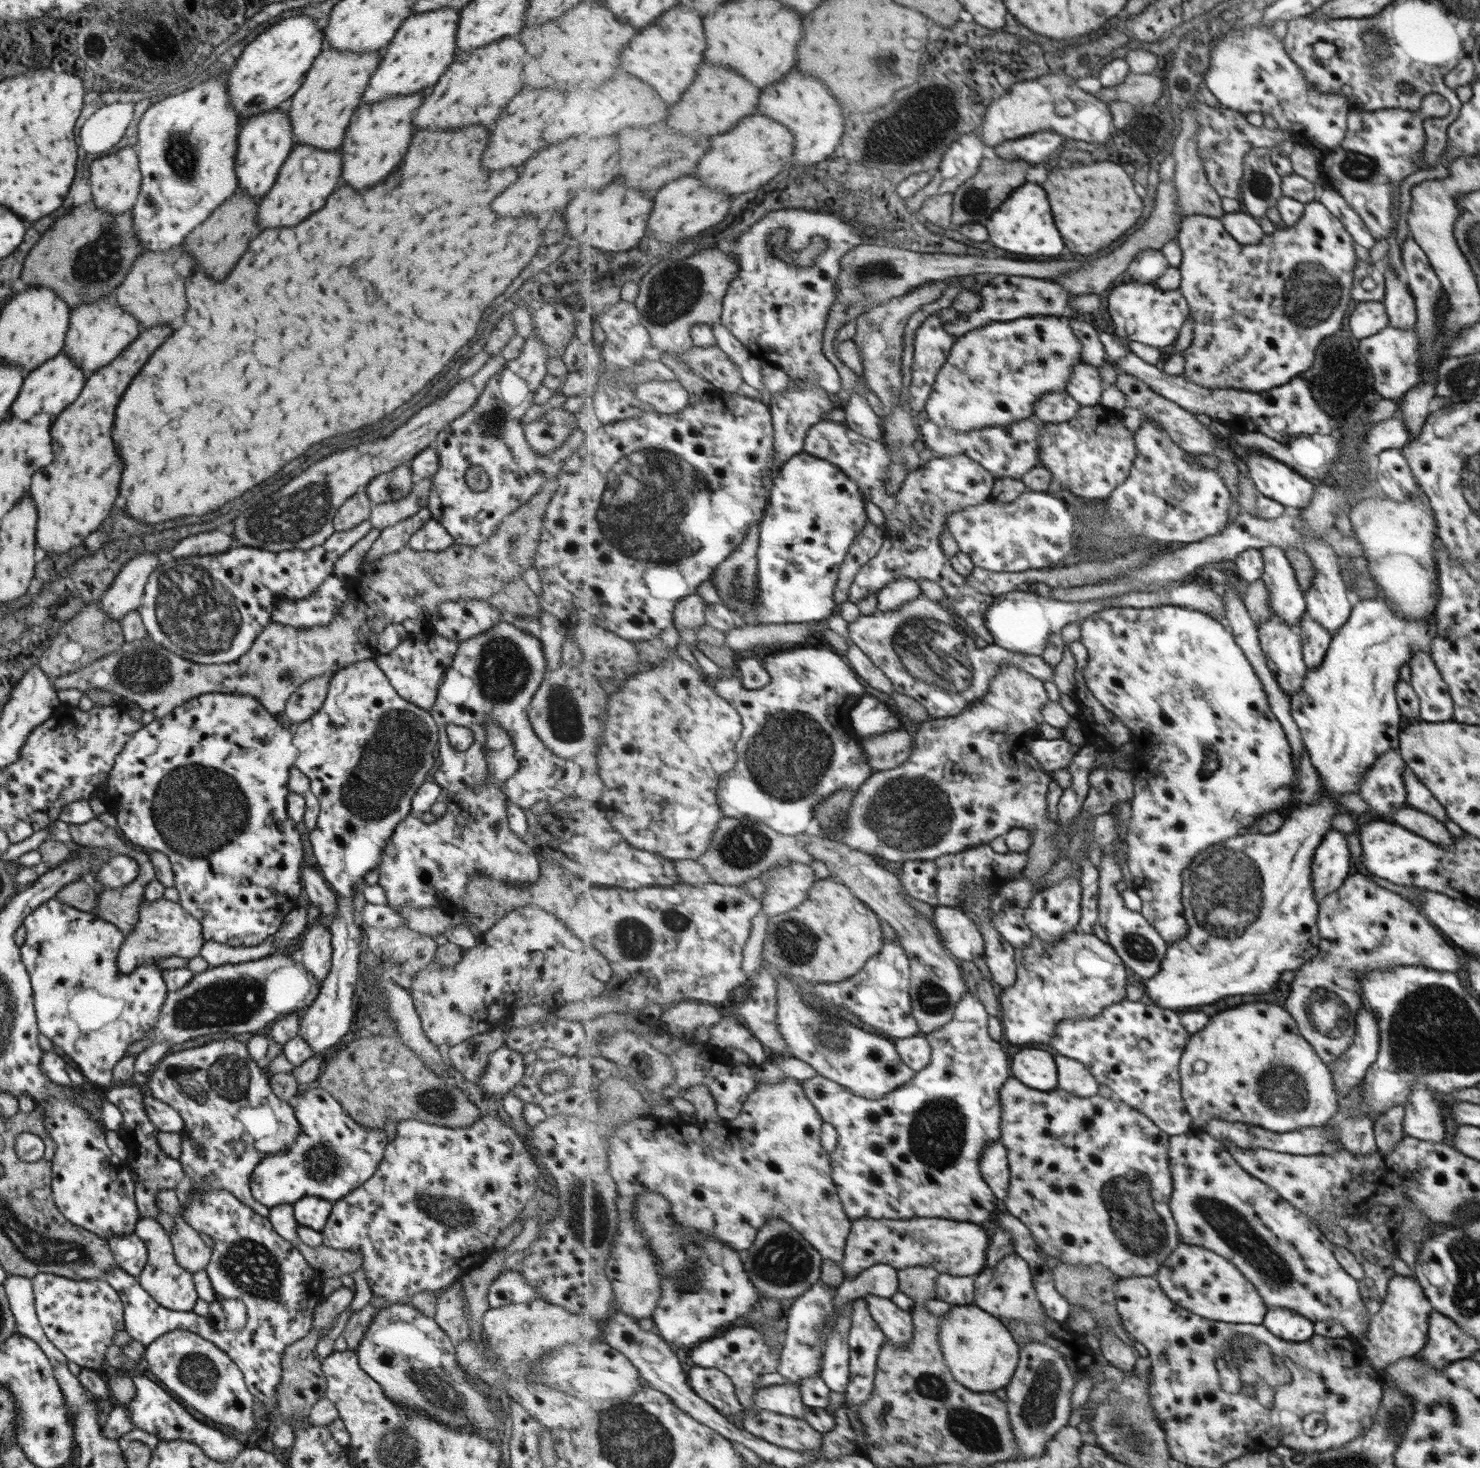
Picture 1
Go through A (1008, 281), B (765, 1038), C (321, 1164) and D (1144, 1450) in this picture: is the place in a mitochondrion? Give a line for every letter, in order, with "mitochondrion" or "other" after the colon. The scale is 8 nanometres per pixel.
A: other
B: other
C: mitochondrion
D: mitochondrion

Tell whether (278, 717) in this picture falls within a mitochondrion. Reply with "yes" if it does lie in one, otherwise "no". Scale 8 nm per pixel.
no

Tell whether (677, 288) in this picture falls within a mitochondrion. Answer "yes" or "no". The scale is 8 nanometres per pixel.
yes

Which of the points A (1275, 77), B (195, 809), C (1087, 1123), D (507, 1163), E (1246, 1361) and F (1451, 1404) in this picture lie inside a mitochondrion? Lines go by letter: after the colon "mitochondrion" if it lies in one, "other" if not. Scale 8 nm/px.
A: other
B: mitochondrion
C: other
D: other
E: mitochondrion
F: mitochondrion

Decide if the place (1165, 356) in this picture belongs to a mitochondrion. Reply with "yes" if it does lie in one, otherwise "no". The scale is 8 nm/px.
no

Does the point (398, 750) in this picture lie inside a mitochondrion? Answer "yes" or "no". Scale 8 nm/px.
yes

